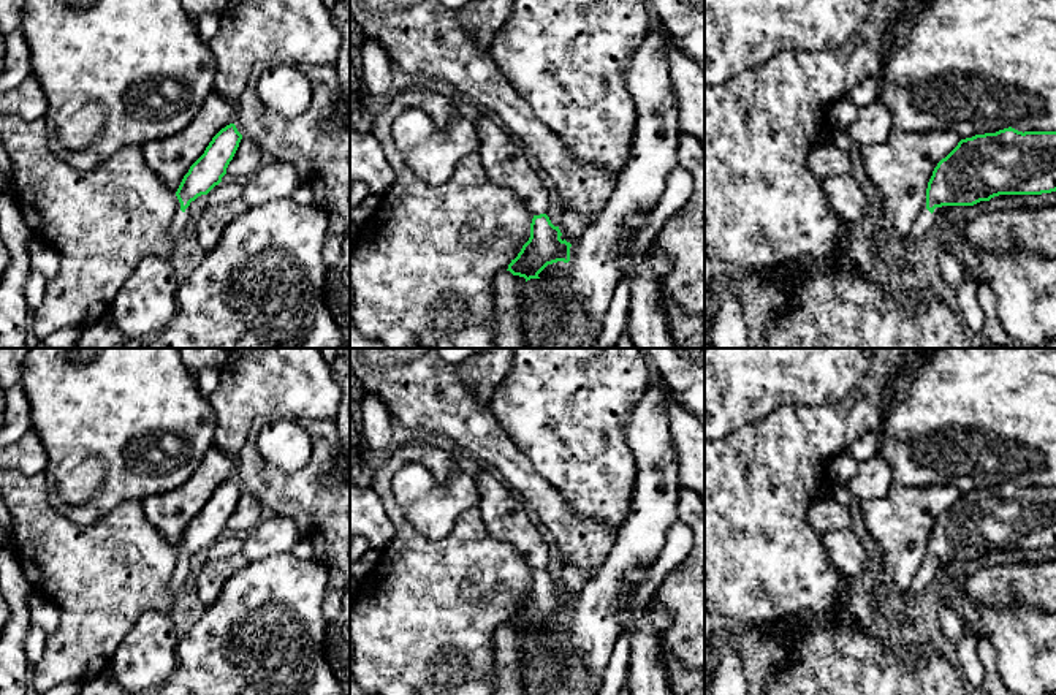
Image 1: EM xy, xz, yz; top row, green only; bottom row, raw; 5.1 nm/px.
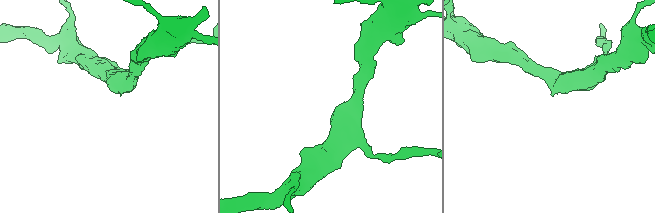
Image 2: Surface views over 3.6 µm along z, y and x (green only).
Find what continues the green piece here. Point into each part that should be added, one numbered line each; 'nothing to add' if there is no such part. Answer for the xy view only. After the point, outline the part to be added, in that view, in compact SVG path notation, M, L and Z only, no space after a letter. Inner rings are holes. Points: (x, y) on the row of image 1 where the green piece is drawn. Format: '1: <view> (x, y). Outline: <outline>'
1: xy (179, 219). Outline: M177 201L177 209L176 214L173 217L173 222L169 225L169 237L176 242L176 239L179 237L179 234L182 233L185 223L190 218L190 207L187 207L184 212L180 211L180 203Z

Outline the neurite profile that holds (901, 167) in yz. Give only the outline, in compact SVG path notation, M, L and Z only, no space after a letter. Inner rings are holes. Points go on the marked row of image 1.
M895 130L880 146L860 146L855 152L869 180L882 193L882 209L876 211L879 236L871 245L883 264L901 272L909 272L912 264L906 261L904 239L926 203L926 188L937 163L945 158L961 141L950 130L939 131L899 131Z

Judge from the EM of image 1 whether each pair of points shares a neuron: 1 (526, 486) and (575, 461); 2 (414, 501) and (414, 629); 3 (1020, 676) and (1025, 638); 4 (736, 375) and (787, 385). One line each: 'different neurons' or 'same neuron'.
1: different neurons
2: different neurons
3: same neuron
4: same neuron

